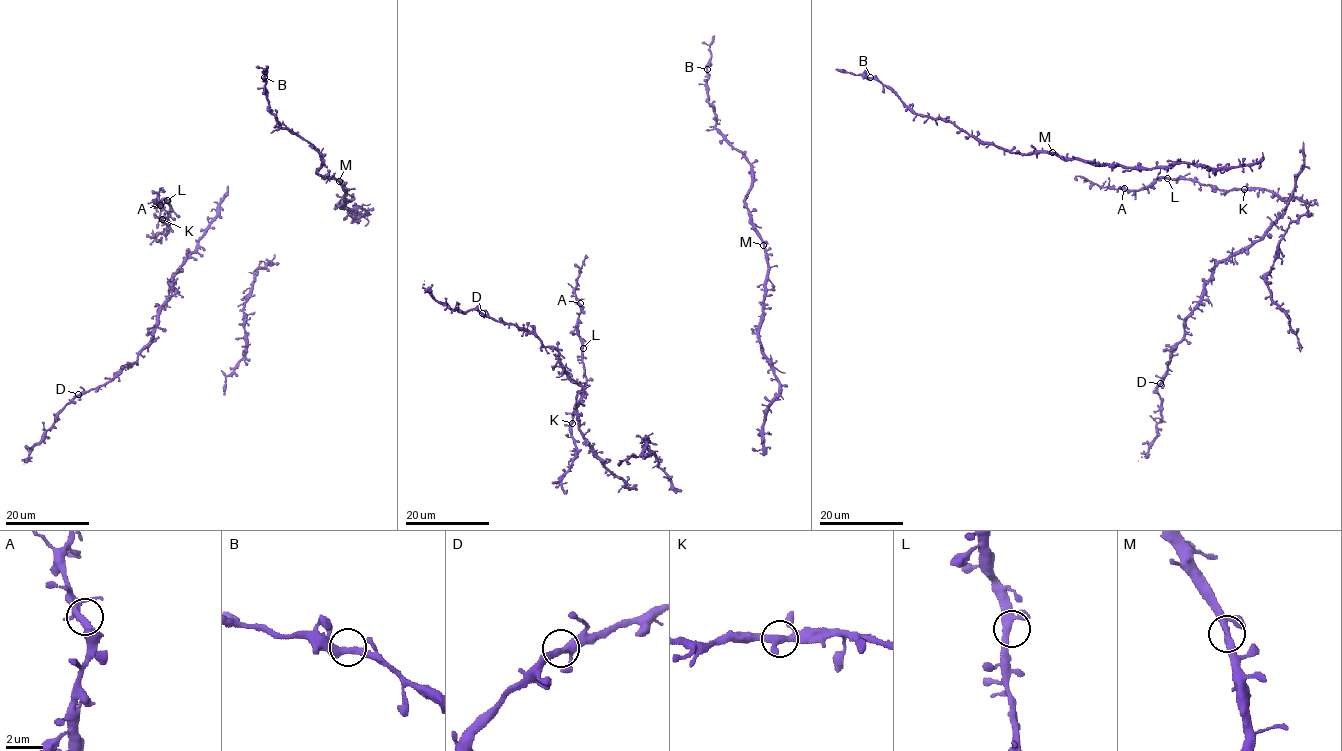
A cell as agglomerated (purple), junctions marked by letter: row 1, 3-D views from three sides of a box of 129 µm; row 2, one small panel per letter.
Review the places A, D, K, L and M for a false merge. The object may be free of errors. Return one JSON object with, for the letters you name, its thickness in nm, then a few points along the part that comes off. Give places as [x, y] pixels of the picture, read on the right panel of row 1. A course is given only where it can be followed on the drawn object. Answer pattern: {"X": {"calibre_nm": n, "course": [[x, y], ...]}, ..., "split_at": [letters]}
{"split_at": []}

